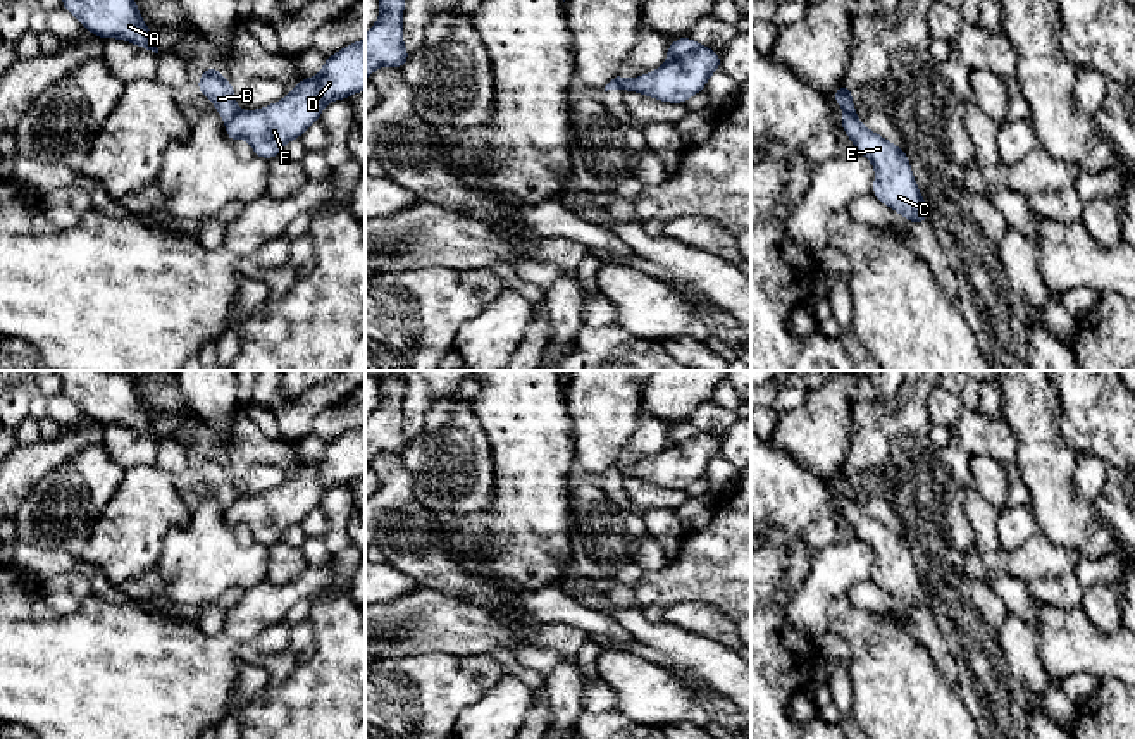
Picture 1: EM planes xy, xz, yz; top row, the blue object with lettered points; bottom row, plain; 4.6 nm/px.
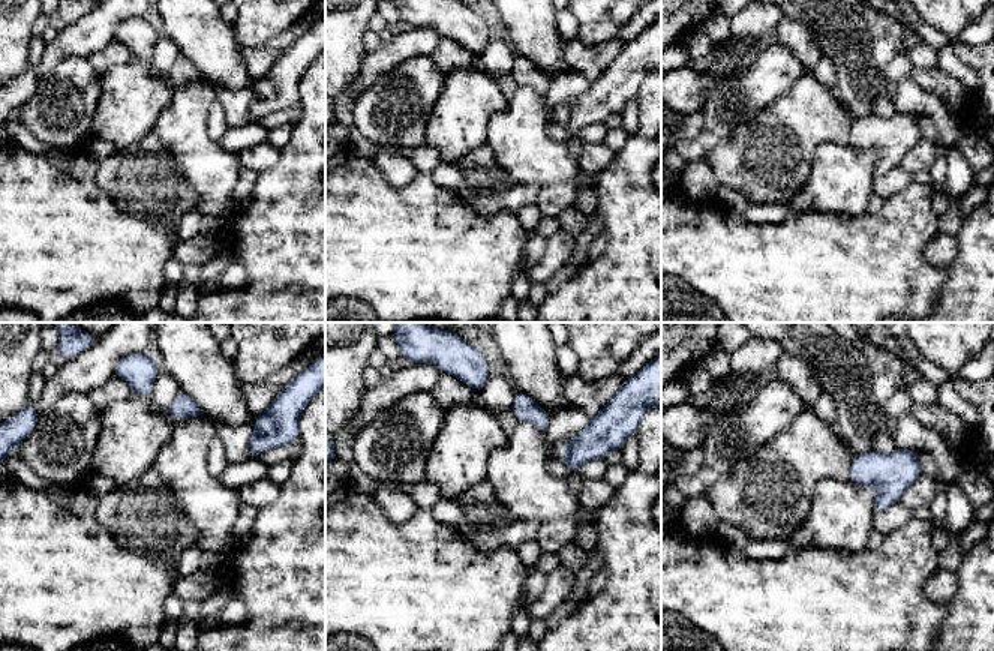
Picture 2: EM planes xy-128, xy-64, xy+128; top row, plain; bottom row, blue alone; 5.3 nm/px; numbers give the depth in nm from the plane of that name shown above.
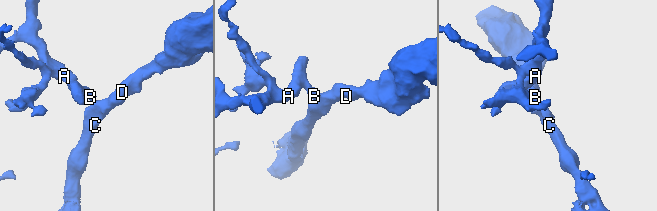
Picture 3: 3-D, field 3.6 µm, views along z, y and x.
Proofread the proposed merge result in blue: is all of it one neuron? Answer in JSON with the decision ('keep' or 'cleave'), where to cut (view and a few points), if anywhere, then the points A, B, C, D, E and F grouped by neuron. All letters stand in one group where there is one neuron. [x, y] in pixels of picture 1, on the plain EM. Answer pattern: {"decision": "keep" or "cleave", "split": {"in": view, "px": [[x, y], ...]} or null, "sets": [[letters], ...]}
{"decision": "cleave", "split": {"in": "xy", "px": [[238, 496], [226, 509]]}, "sets": [["A", "B"], ["C", "D", "E", "F"]]}

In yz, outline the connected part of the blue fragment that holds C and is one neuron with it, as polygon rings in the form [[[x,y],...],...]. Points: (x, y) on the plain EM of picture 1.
[[[844,500],[840,513],[851,524],[856,537],[875,553],[873,582],[904,601],[909,610],[928,608],[928,594],[904,534],[873,519],[851,500]]]

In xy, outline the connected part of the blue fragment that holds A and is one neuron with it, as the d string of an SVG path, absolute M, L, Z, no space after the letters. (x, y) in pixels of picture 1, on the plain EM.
M57 370L62 394L81 407L84 415L102 425L119 424L158 439L152 415L140 401L138 389L126 370Z

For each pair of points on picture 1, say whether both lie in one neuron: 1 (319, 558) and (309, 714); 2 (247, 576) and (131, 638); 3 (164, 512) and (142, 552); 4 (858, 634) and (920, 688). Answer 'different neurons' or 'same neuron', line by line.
1: different neurons
2: different neurons
3: same neuron
4: same neuron

